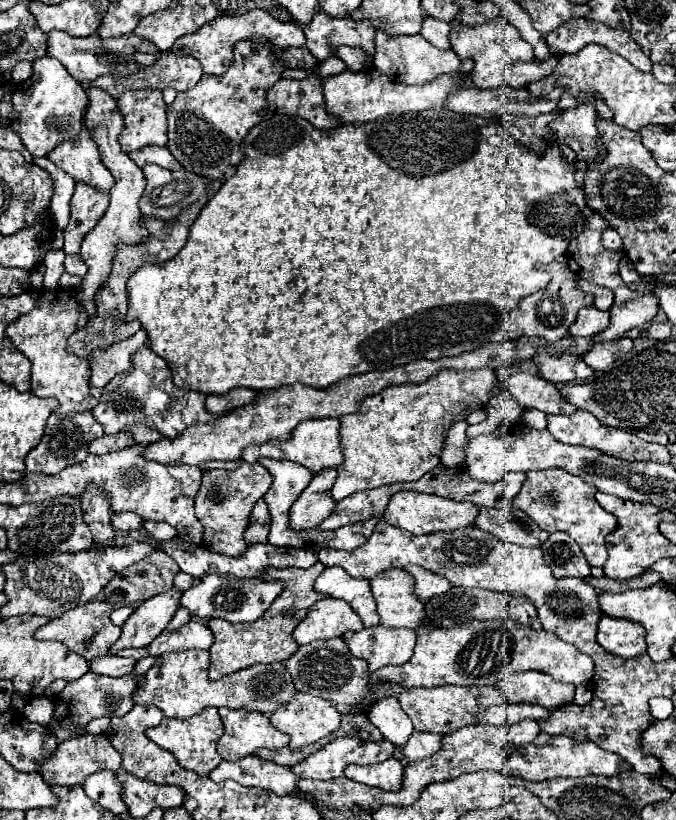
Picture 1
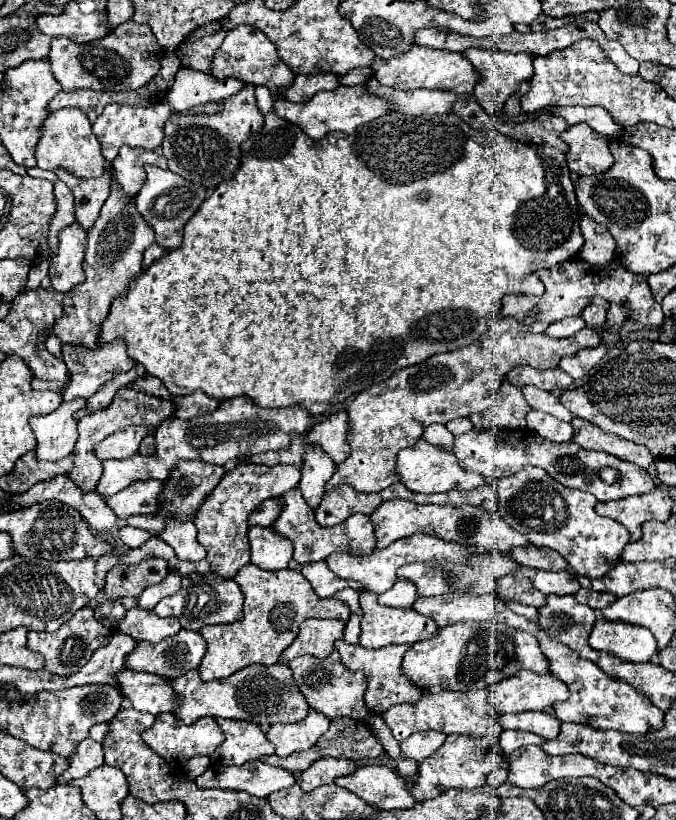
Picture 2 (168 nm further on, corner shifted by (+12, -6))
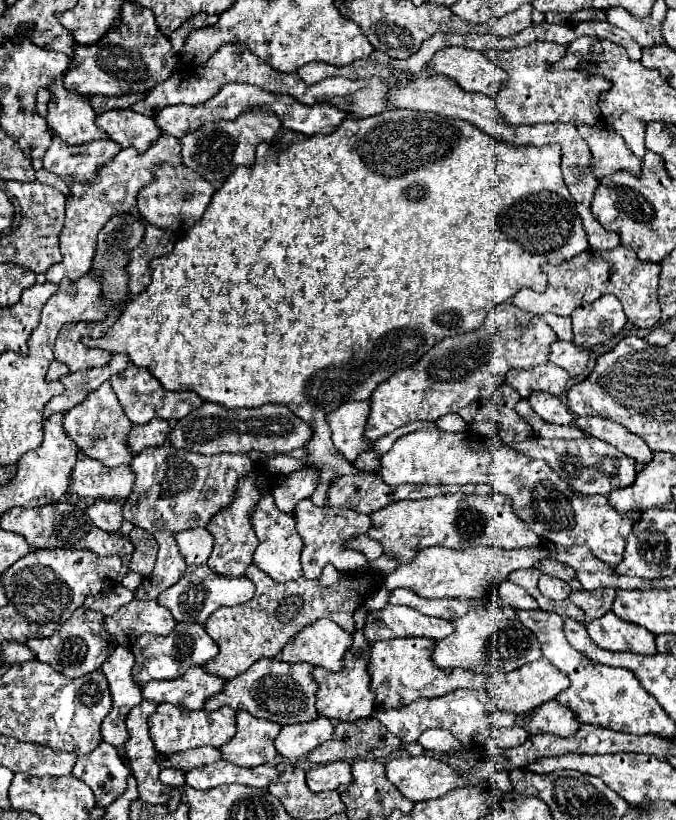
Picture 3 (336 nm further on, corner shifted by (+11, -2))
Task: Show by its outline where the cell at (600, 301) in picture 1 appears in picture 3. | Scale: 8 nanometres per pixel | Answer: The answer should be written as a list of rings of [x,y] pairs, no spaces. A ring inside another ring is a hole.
[[[613,294],[601,296],[597,298],[597,302],[579,306],[571,314],[571,320],[573,320],[573,334],[575,334],[573,342],[585,348],[593,348],[595,344],[601,344],[617,336],[627,322],[621,302]],[[597,316],[605,316],[605,318],[601,320]]]

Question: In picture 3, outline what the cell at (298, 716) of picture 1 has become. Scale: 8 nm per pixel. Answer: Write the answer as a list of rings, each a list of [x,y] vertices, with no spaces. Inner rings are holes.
[[[319,716],[307,724],[291,724],[283,726],[279,736],[275,738],[275,748],[285,758],[301,758],[309,750],[317,748],[333,734],[333,724],[329,718]]]

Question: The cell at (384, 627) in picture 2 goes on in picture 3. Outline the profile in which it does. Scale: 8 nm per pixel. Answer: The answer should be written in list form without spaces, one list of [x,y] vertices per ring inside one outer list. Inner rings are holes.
[[[389,604],[383,610],[369,612],[365,618],[365,640],[391,640],[391,638],[407,638],[407,636],[425,636],[433,640],[441,640],[453,632],[451,622],[425,616],[409,606],[393,606]]]

